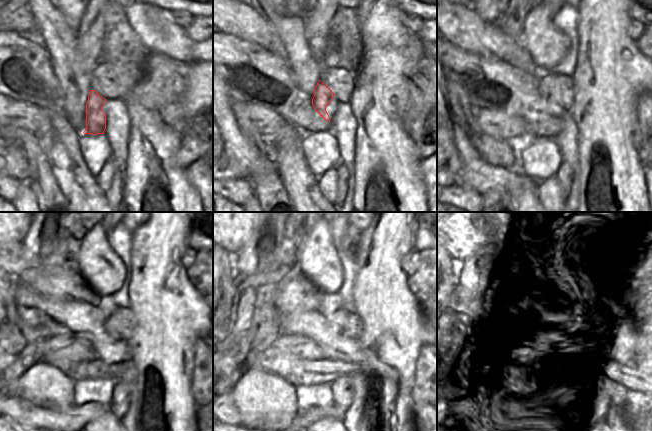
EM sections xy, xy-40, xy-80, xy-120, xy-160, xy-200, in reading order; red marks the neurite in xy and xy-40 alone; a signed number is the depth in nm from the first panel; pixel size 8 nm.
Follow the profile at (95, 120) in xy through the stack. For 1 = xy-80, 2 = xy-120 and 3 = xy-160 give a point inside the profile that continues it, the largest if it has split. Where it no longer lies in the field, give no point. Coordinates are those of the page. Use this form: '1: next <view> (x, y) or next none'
1: next xy-80 (548, 86)
2: next xy-120 (106, 306)
3: next xy-160 (331, 303)

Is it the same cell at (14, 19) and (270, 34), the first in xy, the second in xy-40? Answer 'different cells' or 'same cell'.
same cell

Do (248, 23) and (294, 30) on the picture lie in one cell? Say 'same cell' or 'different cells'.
different cells

